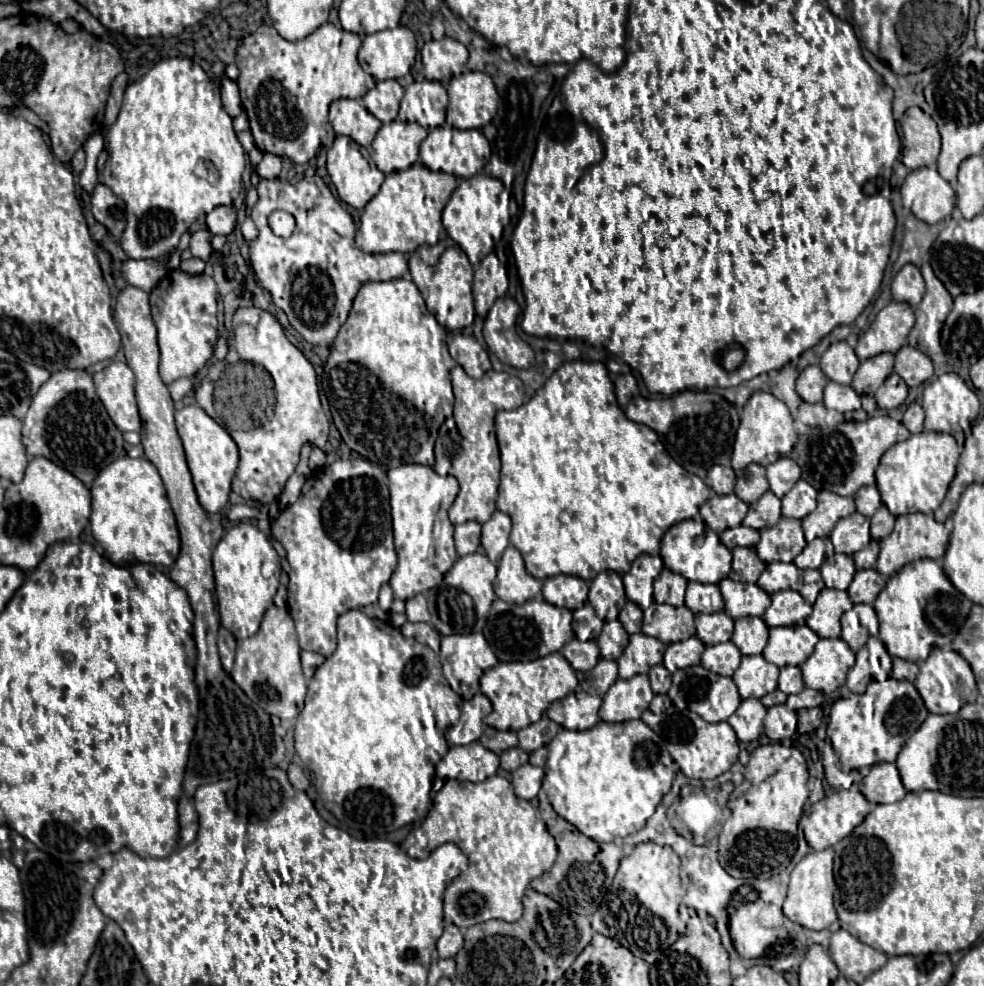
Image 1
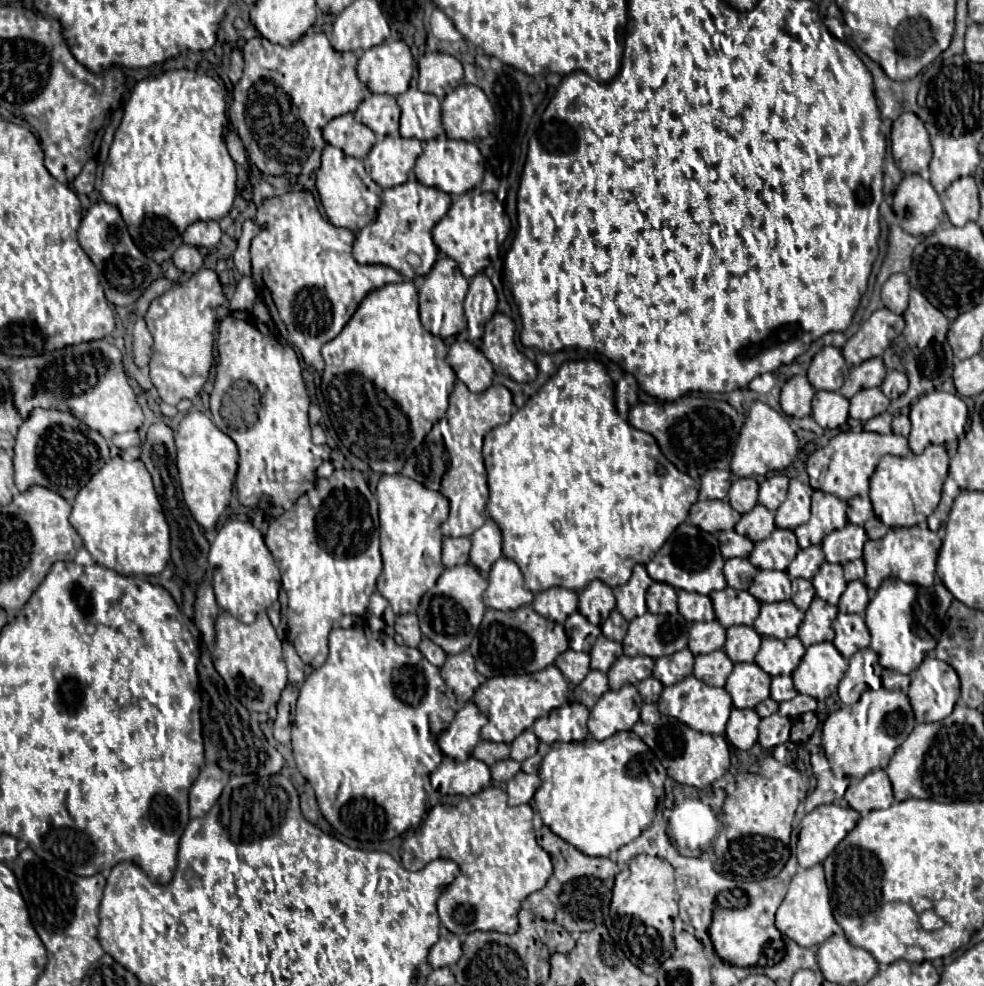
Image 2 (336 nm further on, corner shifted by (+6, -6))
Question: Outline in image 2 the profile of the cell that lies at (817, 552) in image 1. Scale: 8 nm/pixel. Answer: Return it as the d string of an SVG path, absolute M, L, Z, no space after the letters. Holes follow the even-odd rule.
M812 545L812 547L806 547L806 549L798 551L798 555L794 557L794 561L786 569L786 573L788 573L790 579L798 579L798 577L812 579L824 561L826 559L824 559L822 547L820 545Z

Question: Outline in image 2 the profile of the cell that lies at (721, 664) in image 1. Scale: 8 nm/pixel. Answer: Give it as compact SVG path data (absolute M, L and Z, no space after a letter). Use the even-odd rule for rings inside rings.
M718 649L706 655L696 655L694 659L694 675L714 687L722 687L728 679L728 675L732 673L734 663L730 661L730 657Z

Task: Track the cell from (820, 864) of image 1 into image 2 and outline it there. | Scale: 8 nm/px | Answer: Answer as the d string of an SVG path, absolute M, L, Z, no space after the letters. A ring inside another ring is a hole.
M814 865L810 869L800 869L788 887L788 893L782 901L782 905L776 911L776 927L780 933L796 941L800 947L812 947L824 943L830 935L840 933L840 925L832 917L830 907L830 891L824 881L824 869L822 865Z

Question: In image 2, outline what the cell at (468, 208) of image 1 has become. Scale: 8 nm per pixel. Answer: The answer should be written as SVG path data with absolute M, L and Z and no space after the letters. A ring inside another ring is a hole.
M472 189L452 201L446 217L440 219L432 229L432 237L436 247L452 257L458 263L462 275L470 279L489 265L493 257L499 257L499 246L507 238L510 227L502 202L493 193Z

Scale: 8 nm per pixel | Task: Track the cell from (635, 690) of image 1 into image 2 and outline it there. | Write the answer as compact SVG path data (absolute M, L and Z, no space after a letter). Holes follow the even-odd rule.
M624 685L618 691L606 691L590 713L590 735L602 741L618 731L628 731L640 719L642 705L644 703L634 685Z

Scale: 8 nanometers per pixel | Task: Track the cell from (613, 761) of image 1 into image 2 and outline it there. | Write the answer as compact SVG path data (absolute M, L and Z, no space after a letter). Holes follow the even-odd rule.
M620 731L604 741L592 737L582 743L552 743L540 765L542 785L534 795L536 809L542 821L564 841L572 843L578 851L592 857L608 857L622 845L634 841L646 827L650 827L656 815L656 803L664 793L666 769L658 763L650 747L632 731Z

